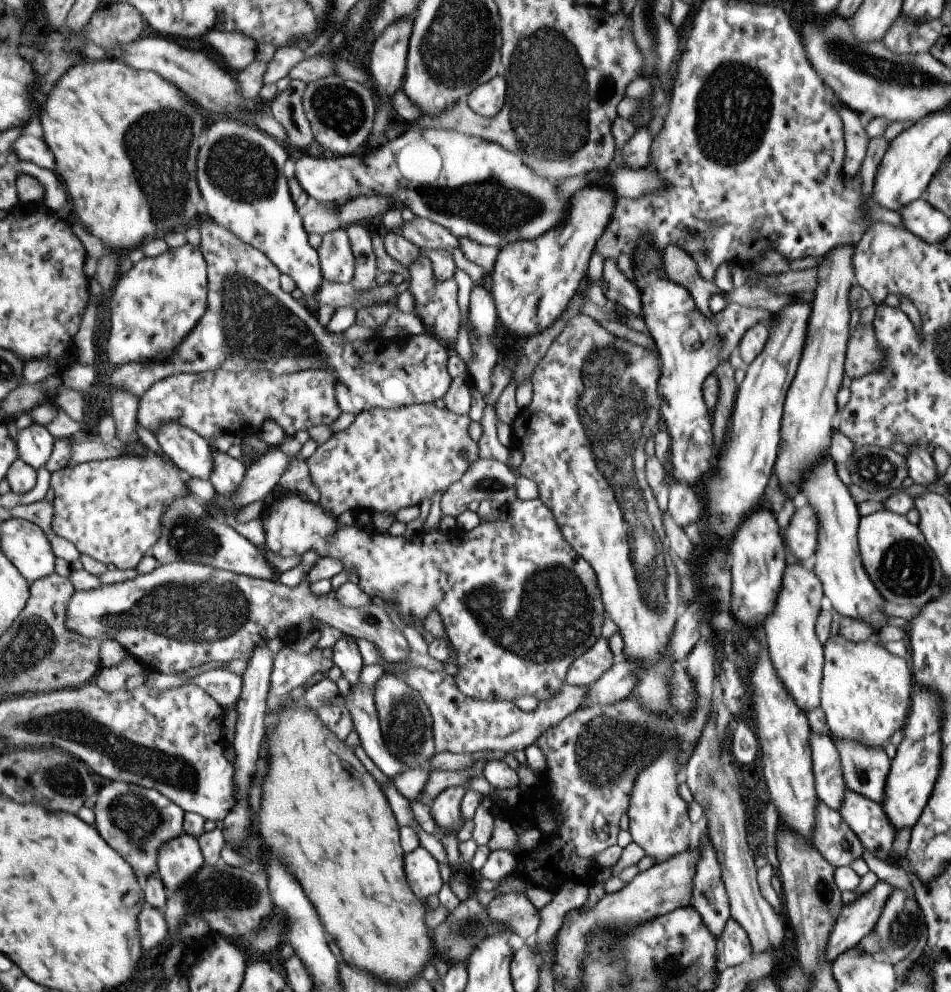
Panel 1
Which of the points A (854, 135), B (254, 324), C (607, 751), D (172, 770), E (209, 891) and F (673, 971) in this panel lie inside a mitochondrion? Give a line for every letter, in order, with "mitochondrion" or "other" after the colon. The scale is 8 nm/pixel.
A: other
B: mitochondrion
C: mitochondrion
D: mitochondrion
E: mitochondrion
F: other

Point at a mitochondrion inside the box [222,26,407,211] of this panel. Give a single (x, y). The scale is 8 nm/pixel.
(337, 106)

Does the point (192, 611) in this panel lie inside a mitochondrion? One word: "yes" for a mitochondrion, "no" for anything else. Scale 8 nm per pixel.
yes

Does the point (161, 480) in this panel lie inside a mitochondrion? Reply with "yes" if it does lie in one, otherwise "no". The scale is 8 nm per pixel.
yes

